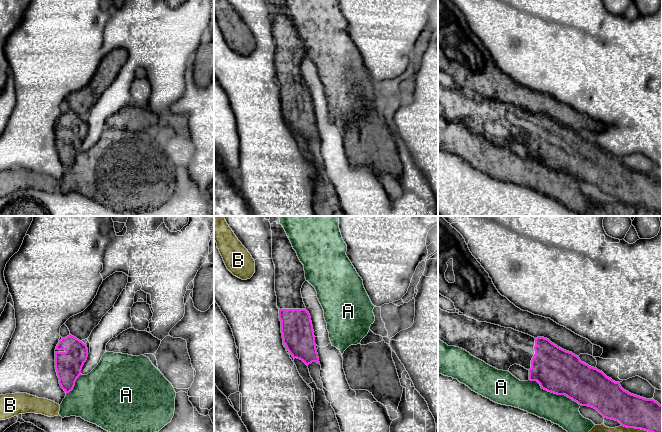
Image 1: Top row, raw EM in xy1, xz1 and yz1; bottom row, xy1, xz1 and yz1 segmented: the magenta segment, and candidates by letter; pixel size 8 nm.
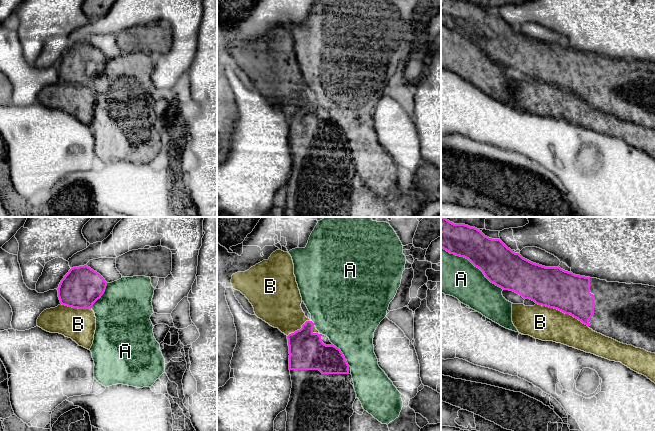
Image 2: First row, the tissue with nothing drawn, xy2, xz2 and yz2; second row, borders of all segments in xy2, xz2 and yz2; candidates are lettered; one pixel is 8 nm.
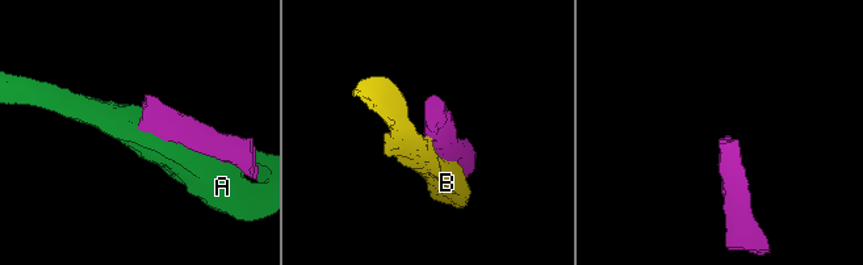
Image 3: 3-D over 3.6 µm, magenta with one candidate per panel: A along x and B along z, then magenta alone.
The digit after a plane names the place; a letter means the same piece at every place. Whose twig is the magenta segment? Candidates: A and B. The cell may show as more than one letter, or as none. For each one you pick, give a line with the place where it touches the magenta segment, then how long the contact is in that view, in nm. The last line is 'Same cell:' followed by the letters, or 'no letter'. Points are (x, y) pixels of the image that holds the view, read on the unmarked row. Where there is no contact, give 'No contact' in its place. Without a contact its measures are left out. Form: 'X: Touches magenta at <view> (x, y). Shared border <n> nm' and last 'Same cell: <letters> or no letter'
Same cell: no letter

